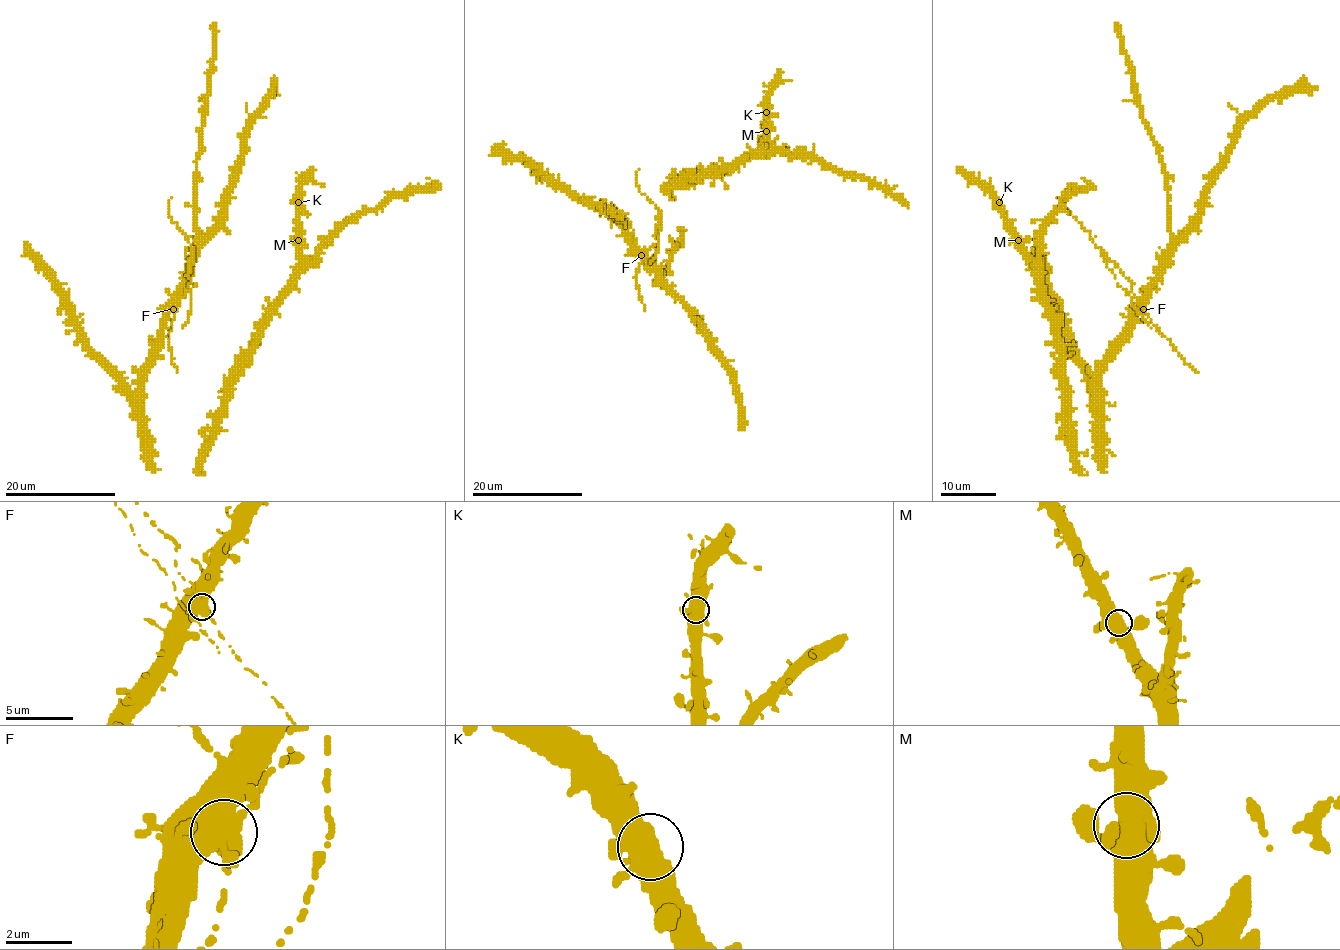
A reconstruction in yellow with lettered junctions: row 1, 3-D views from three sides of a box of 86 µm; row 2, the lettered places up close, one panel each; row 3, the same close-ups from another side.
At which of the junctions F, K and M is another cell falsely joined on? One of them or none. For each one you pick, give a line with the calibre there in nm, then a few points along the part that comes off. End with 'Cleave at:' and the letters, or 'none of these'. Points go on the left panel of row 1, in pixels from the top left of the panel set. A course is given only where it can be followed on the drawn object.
F: calibre 550 nm; course (173, 309), (190, 283), (187, 273), (193, 263), (191, 259), (189, 261), (191, 309), (182, 327)
Cleave at: F

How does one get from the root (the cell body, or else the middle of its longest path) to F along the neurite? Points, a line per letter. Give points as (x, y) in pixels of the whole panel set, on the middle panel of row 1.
F: (619, 211), (609, 213), (626, 228), (627, 236), (641, 256)

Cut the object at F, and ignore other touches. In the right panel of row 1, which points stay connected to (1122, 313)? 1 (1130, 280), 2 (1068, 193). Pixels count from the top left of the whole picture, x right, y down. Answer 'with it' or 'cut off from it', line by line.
1: cut off from it
2: with it

